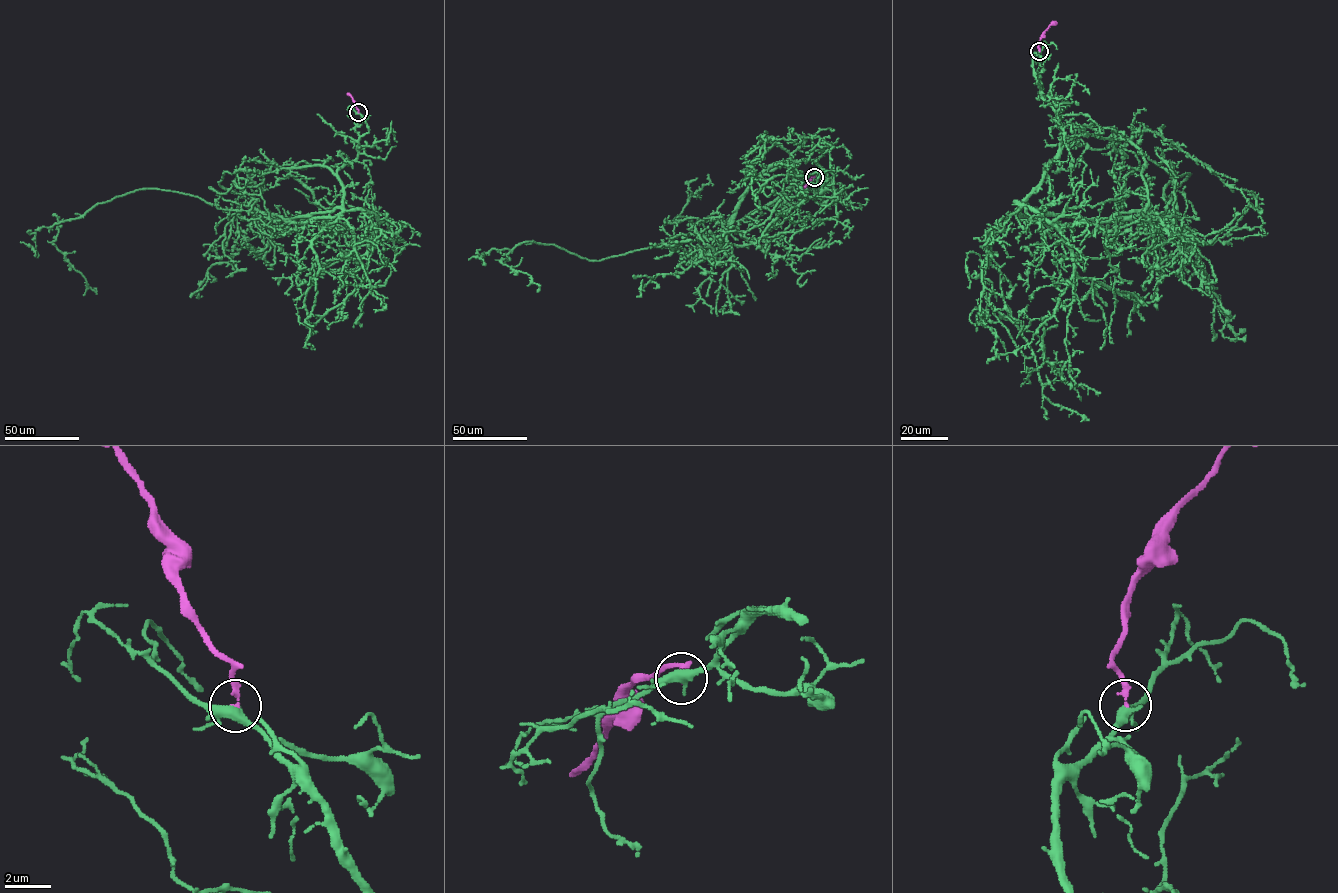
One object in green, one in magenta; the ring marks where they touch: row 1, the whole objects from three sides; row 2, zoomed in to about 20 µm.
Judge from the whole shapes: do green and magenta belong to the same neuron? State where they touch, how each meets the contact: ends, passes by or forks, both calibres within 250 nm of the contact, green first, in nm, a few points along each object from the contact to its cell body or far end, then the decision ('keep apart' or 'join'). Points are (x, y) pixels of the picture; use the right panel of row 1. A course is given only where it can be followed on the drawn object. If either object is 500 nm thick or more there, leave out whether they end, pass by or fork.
place (1039, 51); green passes by; magenta ends; calibres 420 and 200 nm; course green (1039, 51), (1063, 139), (1027, 206), (1174, 220), (1164, 188), (1190, 174), (1165, 221), (1246, 330); course magenta (1039, 51), (1043, 33), (1056, 22); keep apart

